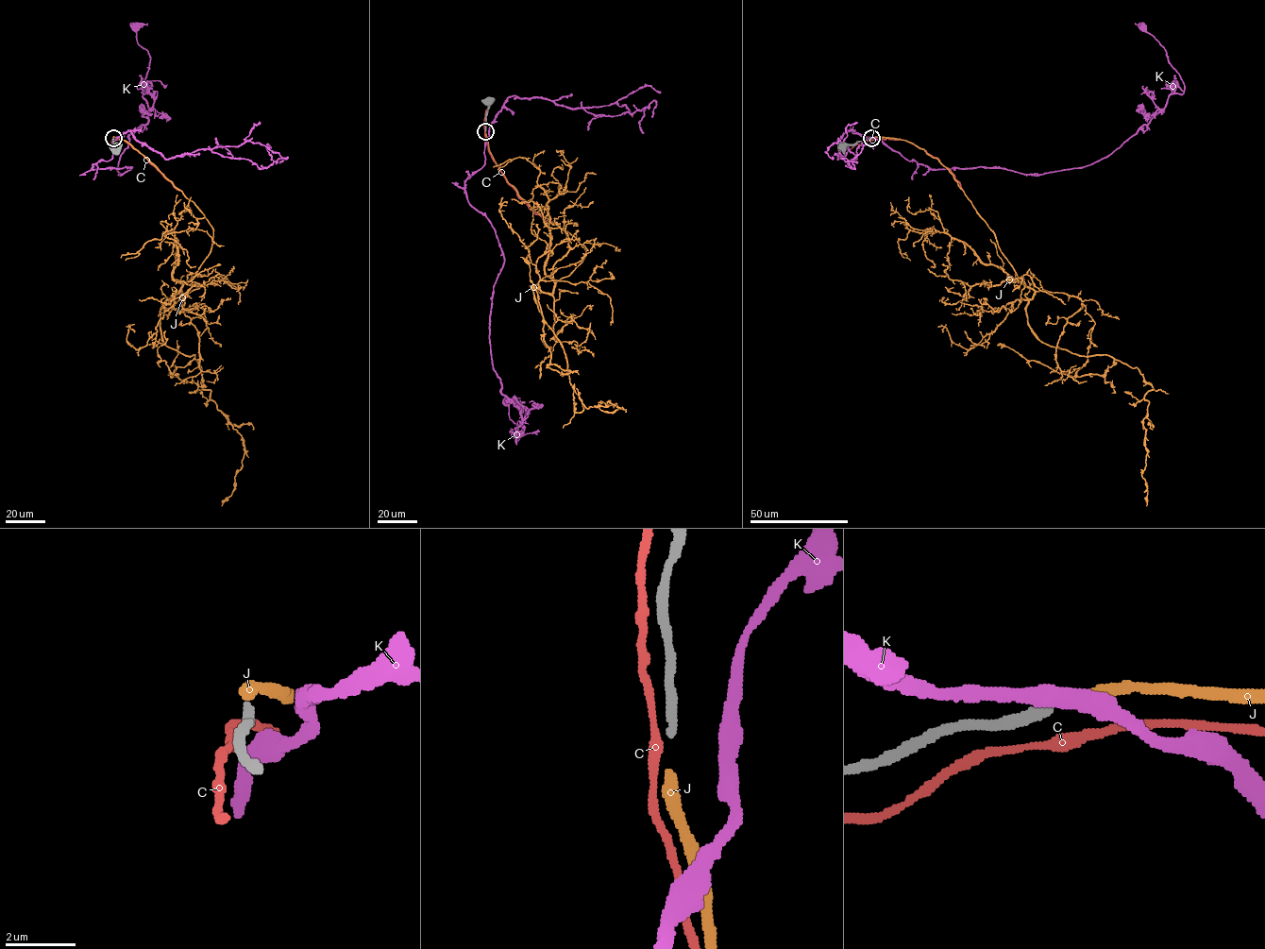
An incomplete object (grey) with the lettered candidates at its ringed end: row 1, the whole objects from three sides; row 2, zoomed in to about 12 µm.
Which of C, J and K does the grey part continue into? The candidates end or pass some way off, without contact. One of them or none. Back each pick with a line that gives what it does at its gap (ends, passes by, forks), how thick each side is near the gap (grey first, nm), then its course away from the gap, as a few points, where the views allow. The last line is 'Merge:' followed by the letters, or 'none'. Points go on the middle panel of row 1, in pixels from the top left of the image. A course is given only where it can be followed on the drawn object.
J: it ends there; 240 nm thick on the grey side, 320 nm on the other; it runs (485, 133), (519, 195), (585, 250), (551, 294), (532, 290), (565, 355), (574, 411), (616, 406), (594, 406)
Merge: J

